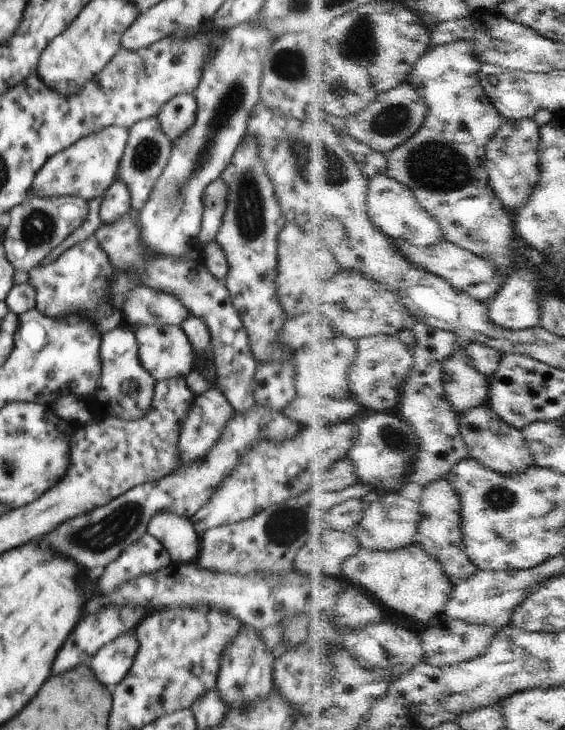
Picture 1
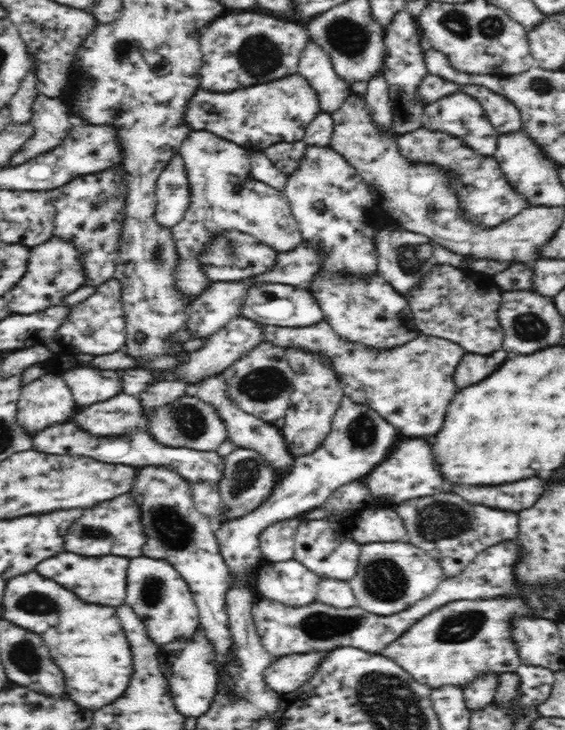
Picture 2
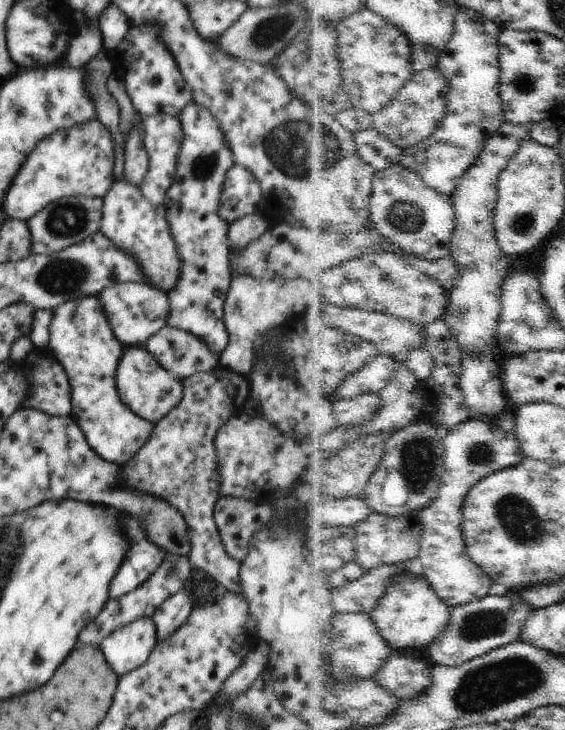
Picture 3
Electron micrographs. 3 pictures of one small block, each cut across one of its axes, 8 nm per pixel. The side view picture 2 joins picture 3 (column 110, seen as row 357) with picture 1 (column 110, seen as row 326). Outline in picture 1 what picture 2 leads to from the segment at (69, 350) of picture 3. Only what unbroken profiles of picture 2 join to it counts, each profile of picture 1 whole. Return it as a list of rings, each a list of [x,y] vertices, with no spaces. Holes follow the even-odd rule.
[[[92,239],[87,245],[84,243],[76,243],[65,250],[54,262],[44,266],[38,265],[30,272],[30,284],[35,288],[37,302],[35,308],[45,314],[47,317],[53,319],[63,319],[68,314],[86,314],[88,310],[94,312],[96,316],[95,324],[97,325],[98,332],[101,334],[108,331],[117,329],[122,322],[122,316],[118,309],[111,309],[108,305],[102,308],[102,298],[105,294],[105,289],[111,284],[115,274],[113,266],[111,265],[108,255],[97,244],[95,239]]]

